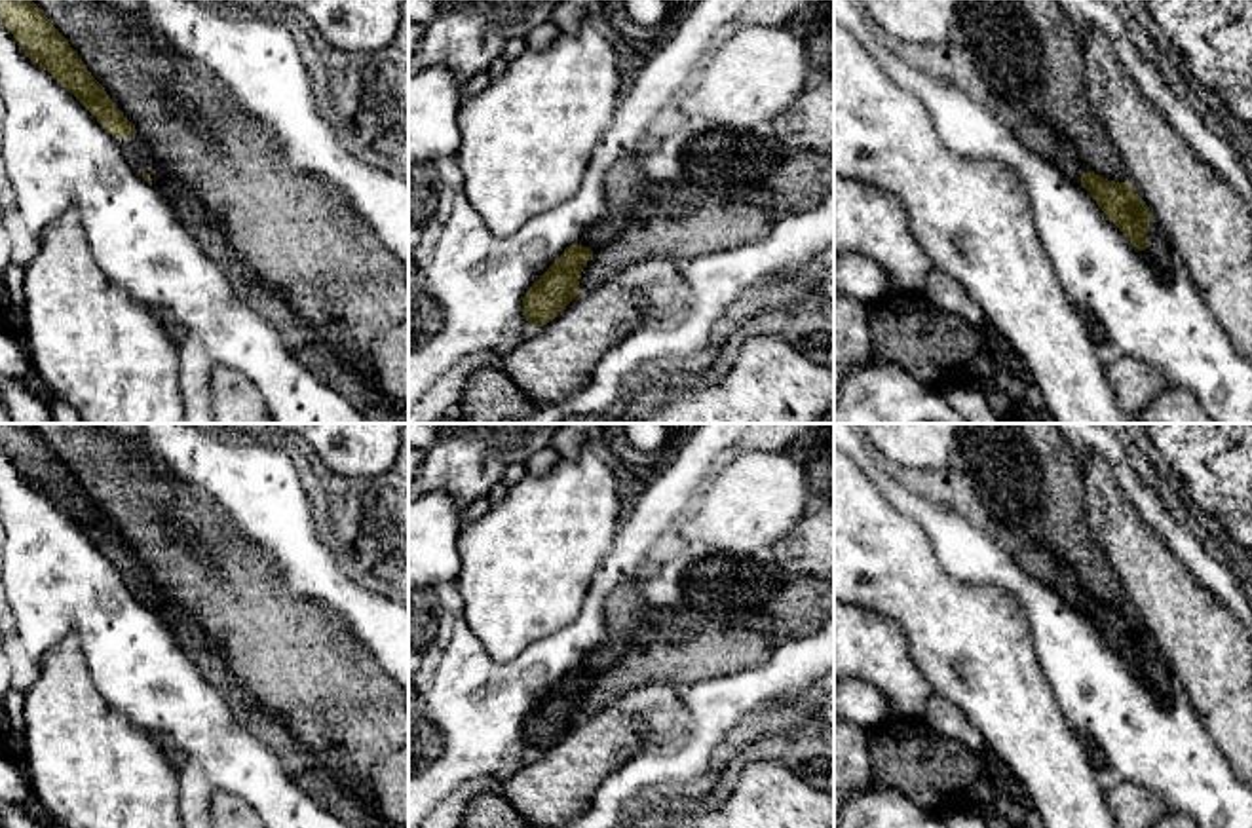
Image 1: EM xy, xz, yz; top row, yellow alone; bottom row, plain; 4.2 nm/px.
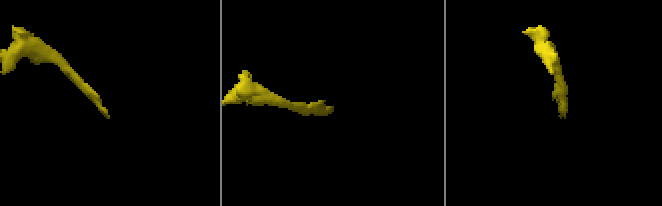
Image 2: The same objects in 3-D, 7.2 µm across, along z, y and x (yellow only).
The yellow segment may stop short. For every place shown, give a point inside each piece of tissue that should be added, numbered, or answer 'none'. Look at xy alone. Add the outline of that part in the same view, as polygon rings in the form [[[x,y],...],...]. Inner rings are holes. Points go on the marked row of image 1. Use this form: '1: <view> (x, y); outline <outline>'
1: xy (211, 234); outline [[[139,133],[118,139],[116,142],[133,171],[150,175],[152,184],[175,207],[180,222],[196,235],[203,253],[230,277],[239,298],[253,300],[258,292],[258,272],[253,270],[230,243],[224,224],[213,218],[209,209],[188,186],[156,160],[152,148]]]

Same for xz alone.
1: xz (624, 185); outline [[[627,158],[616,163],[604,180],[608,213],[576,243],[597,253],[602,245],[614,241],[631,222],[635,205],[640,201],[646,182],[648,179],[636,158]]]

